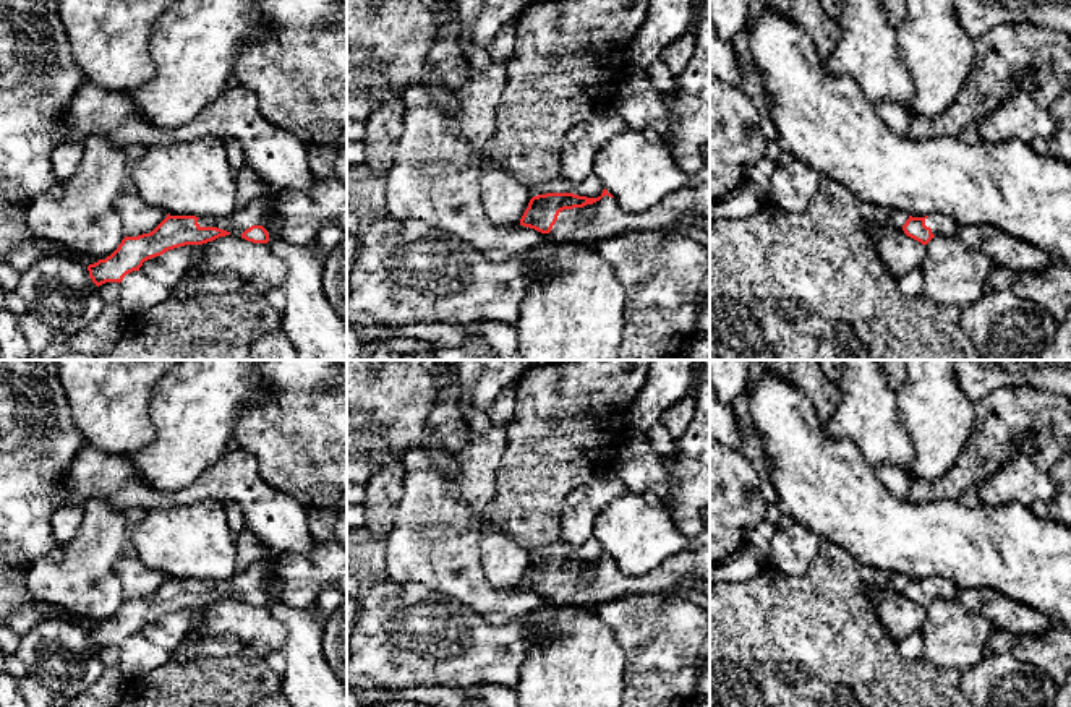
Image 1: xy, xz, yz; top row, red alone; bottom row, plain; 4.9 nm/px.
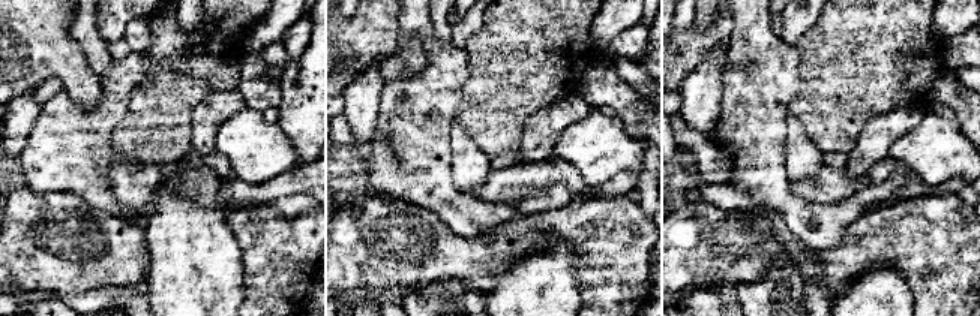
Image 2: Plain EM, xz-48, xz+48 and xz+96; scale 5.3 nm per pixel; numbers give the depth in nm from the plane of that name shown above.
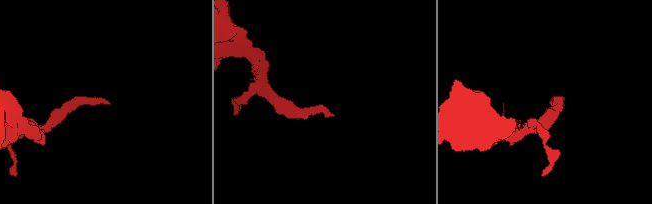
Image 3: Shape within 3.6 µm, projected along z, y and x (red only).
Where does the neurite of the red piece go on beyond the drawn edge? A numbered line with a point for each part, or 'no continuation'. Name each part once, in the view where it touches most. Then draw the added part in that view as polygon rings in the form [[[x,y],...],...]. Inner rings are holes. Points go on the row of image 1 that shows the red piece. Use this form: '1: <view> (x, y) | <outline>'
1: xz (605, 218) | [[[710,183],[668,195],[638,214],[625,212],[606,195],[593,204],[561,211],[548,235],[556,242],[595,242],[624,232],[669,229],[693,214],[710,221]]]

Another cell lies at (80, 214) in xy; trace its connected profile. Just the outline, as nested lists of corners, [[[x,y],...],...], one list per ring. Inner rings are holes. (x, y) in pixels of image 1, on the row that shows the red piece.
[[[102,135],[83,143],[79,169],[62,182],[55,195],[39,195],[21,217],[32,237],[49,238],[89,256],[105,259],[123,240],[113,199],[128,177],[125,149]]]

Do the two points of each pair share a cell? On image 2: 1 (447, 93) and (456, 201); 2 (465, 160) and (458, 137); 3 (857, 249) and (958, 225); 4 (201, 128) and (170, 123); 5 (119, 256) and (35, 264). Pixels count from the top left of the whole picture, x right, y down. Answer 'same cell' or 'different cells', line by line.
1: same cell
2: same cell
3: same cell
4: different cells
5: same cell

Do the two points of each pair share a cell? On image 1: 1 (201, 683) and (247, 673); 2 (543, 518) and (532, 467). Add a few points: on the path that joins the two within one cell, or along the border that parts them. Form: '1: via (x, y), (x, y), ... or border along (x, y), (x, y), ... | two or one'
1: via (213, 683), (235, 683) | one
2: via (532, 505), (532, 480) | one

